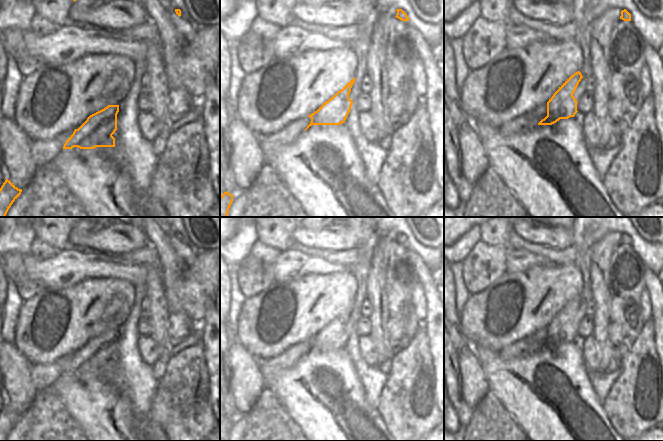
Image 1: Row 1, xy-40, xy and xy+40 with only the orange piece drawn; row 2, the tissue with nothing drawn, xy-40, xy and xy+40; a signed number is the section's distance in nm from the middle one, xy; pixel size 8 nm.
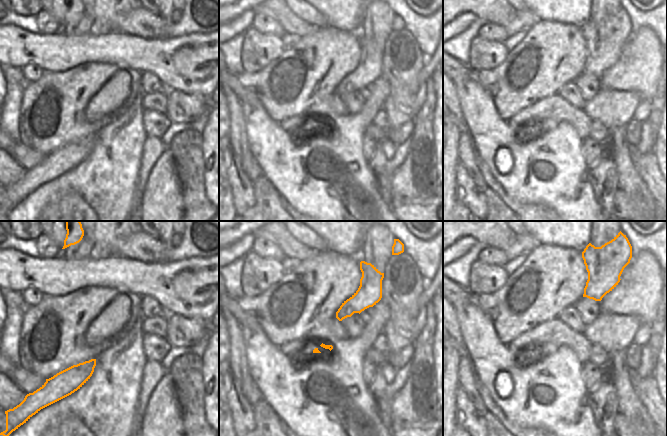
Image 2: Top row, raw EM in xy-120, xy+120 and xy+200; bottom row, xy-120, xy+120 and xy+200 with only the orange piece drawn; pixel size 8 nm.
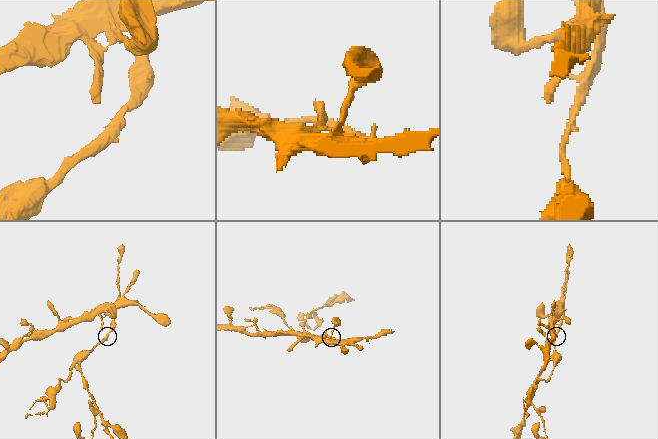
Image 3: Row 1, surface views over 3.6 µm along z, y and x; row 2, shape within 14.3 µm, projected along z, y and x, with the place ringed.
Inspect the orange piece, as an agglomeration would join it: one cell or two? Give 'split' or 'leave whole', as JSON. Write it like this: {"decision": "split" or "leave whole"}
{"decision": "split"}

